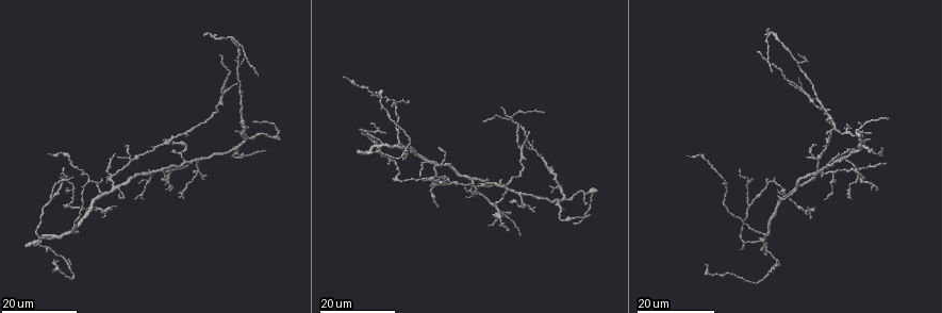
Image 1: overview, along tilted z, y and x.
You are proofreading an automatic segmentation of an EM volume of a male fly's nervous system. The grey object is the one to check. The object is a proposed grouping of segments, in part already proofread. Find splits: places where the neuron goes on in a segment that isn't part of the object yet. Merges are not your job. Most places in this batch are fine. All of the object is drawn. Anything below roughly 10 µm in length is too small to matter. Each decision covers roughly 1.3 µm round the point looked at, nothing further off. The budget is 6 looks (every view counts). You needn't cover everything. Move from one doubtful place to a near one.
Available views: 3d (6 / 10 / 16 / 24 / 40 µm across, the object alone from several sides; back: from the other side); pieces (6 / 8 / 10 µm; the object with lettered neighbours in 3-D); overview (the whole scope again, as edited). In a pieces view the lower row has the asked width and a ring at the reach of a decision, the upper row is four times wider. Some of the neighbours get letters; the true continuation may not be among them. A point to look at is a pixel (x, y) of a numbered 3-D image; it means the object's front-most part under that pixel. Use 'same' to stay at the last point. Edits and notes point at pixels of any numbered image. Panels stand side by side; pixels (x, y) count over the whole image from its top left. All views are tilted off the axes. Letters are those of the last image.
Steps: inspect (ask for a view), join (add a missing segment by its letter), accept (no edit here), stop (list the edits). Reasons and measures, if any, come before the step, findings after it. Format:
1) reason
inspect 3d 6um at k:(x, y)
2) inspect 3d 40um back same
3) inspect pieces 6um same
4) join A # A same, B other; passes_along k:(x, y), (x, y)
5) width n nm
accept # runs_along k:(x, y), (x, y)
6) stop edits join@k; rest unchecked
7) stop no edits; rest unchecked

thin end
inspect 3d 24um at 1:(487, 227)

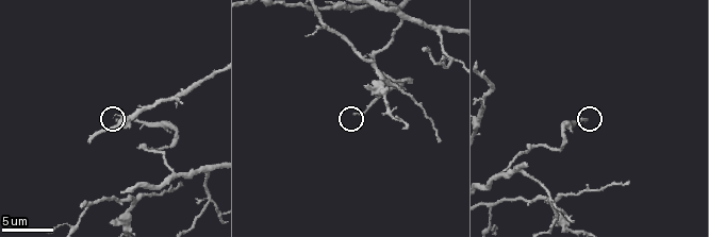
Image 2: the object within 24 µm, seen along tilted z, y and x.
inspect 3d 10um at 2:(356, 112)

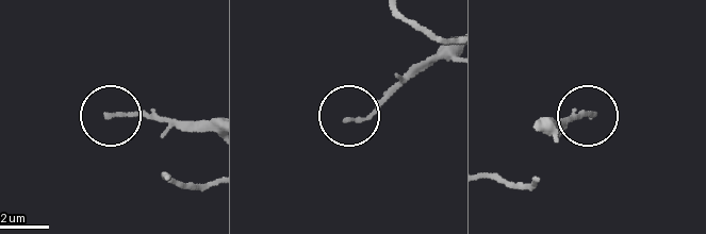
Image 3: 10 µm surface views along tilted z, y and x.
what lies round it
inspect pieces 6um at 3:(108, 116)

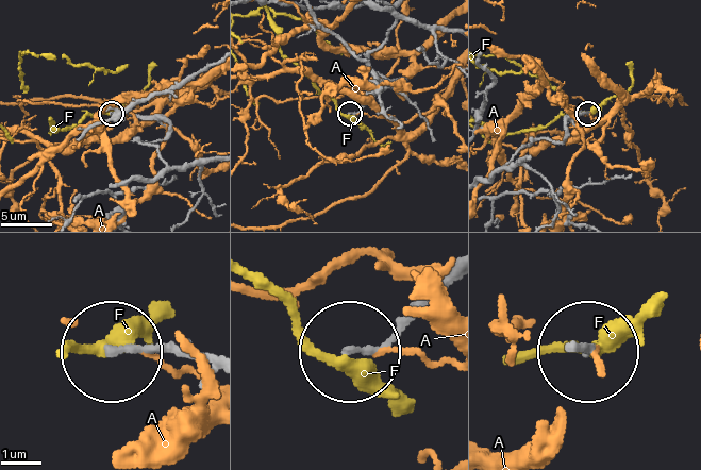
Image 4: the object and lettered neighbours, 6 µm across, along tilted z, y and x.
accept # A other, F other; no lettered segment goes on from it

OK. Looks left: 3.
free end
inspect 3d 16um at 1:(205, 34)

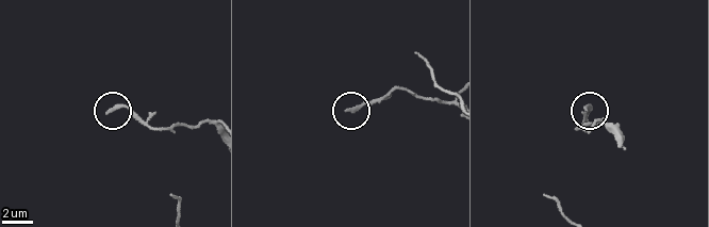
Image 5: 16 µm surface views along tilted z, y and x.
see the neighbours
inspect pieces 6um at 5:(346, 110)

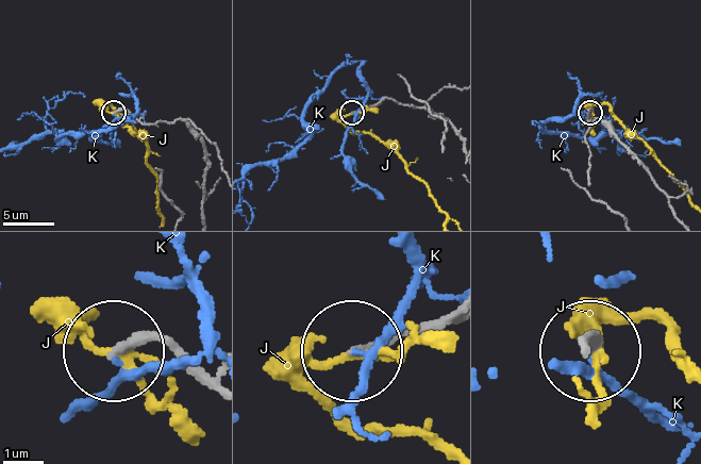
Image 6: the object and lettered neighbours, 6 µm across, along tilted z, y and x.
accept # J other, K other; runs_along 6:(203, 201), (209, 153), (184, 122), (144, 122), (115, 112); no lettered segment goes on from it

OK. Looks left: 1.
stop no edits; rest unchecked

